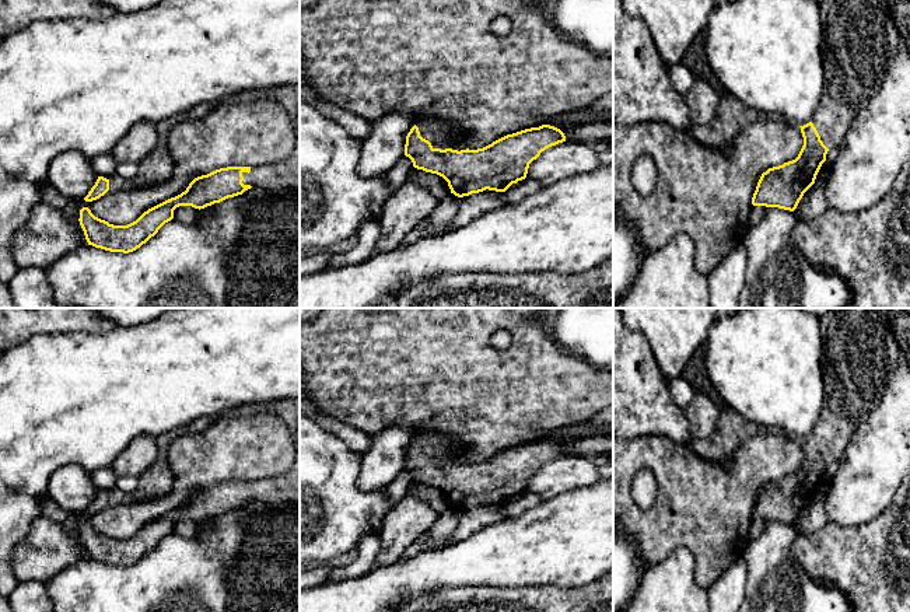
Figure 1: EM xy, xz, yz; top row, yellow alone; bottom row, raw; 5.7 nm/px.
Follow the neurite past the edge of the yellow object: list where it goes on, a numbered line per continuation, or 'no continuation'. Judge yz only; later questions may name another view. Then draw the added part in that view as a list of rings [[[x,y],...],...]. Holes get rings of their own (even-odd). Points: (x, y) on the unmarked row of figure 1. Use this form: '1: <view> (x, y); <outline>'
1: yz (860, 355); [[[830,308],[820,325],[825,395],[812,437],[823,458],[832,462],[843,458],[860,422],[879,405],[902,357],[888,308]]]

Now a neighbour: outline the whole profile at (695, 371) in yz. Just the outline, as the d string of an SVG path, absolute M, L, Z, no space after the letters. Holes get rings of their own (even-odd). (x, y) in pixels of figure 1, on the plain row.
M701 347L696 352L696 354L687 361L680 377L689 381L696 392L701 392L711 401L721 405L722 399L711 384L706 370L706 347Z

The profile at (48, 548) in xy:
M41 515L11 556L11 569L18 581L46 583L63 569L87 559L81 539L67 532L60 522Z

